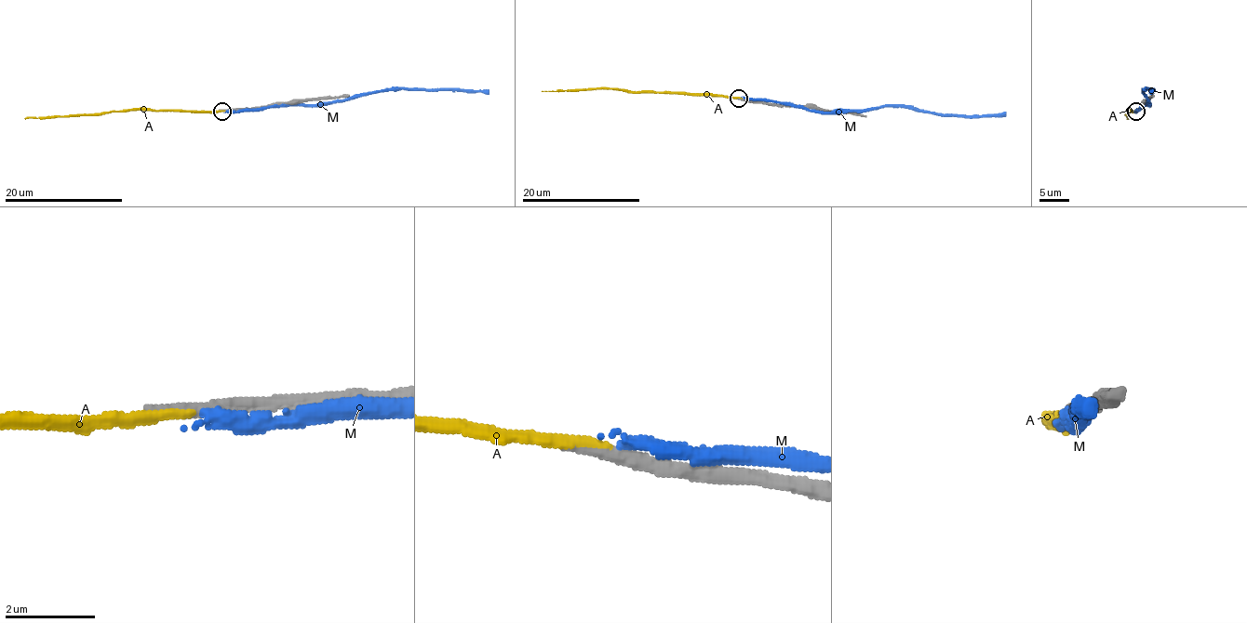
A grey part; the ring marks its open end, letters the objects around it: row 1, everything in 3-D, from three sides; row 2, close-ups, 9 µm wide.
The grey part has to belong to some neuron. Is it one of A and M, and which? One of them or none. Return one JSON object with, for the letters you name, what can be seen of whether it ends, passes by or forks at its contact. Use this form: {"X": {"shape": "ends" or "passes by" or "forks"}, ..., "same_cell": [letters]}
{"A": {"shape": "ends"}, "same_cell": ["A"]}

